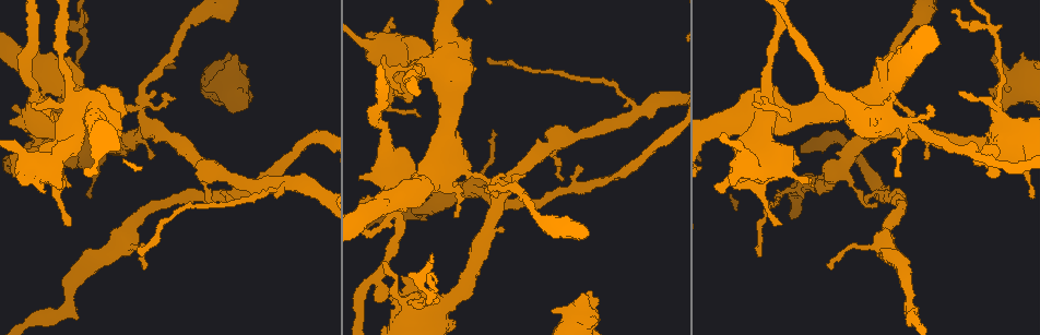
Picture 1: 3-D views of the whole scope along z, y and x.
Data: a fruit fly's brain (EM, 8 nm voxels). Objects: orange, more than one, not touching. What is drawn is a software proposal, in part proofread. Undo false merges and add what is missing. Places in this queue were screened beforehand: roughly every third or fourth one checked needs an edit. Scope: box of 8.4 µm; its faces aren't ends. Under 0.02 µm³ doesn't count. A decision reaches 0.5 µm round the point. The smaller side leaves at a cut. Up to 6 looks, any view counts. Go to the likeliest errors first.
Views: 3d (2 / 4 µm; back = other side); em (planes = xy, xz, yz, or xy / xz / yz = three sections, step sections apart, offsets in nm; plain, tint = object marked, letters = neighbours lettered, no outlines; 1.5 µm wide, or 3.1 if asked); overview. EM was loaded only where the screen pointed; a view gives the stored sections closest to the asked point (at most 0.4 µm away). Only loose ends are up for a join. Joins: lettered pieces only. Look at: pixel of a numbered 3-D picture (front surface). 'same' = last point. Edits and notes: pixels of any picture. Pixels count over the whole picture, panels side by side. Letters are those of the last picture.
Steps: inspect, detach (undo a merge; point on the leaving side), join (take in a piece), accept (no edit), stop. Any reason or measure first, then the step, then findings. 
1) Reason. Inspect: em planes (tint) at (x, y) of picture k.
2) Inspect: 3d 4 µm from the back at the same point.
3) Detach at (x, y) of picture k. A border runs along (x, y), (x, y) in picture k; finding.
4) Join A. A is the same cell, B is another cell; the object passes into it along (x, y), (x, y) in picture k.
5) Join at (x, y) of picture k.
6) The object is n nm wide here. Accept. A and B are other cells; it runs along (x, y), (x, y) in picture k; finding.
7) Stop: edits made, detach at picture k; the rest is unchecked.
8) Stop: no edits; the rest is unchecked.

An open end. Inspect: 3d 4 µm at (121, 127) of picture 1.

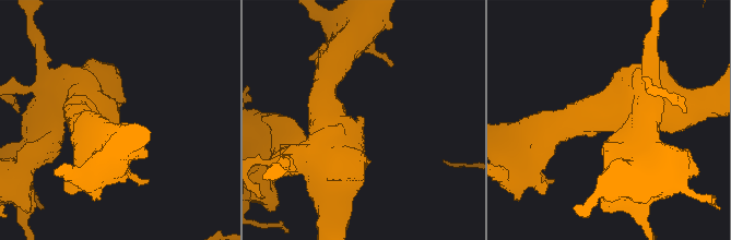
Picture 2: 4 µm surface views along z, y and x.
Inspect: em planes (letters) at (117, 122) of picture 2.

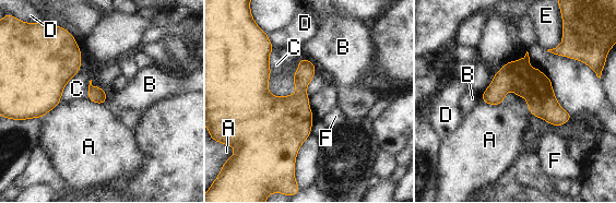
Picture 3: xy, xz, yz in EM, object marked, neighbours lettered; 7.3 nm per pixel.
Accept. A, B, C, D, E and F are other cells; a border runs along (299, 60), (295, 92), (273, 96) in picture 3; none of them fits.

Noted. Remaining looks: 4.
Thick end. Inspect: 3d 4 µm at (235, 54) of picture 1.

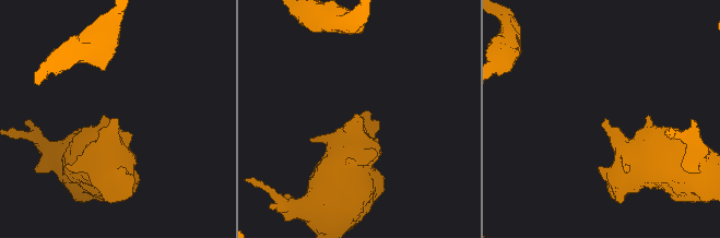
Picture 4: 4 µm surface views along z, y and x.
Inspect: em yz step 4 (letters) at (358, 116) of picture 4.

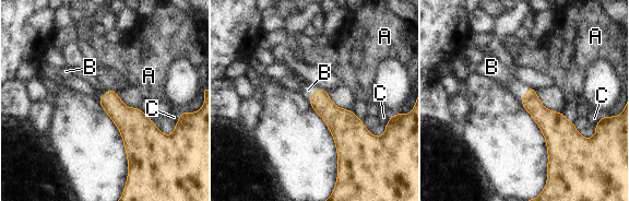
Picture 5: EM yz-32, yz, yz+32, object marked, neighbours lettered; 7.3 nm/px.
The longest contact is with B, 100 nm. Join B. B is the same cell, A and C are other cells; the object passes into it along (546, 119), (526, 93), (500, 72) in picture 5; the neuron continues.

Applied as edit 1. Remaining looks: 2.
Tapers out. Inspect: 3d 4 µm at (832, 268) of picture 1.

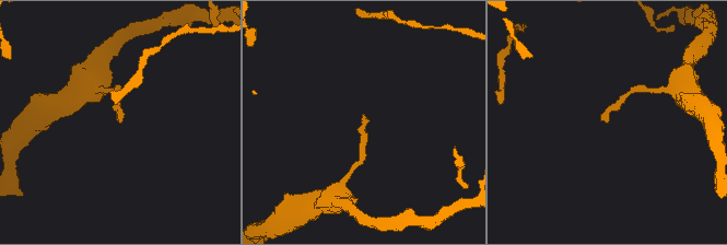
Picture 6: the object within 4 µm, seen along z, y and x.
Inspect: em planes (letters) at (603, 120) of picture 6.

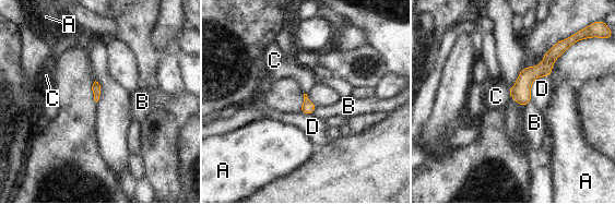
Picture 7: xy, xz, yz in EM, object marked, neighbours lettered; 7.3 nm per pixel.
The object is 70 nm wide here. Join C. C is the same cell, A, B and D are other cells; the object passes into it along (521, 92), (508, 92), (496, 96) in picture 7; it goes on there.

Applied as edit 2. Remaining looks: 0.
Stop: edits made, join at picture 5, join at picture 7; the rest is unchecked.

